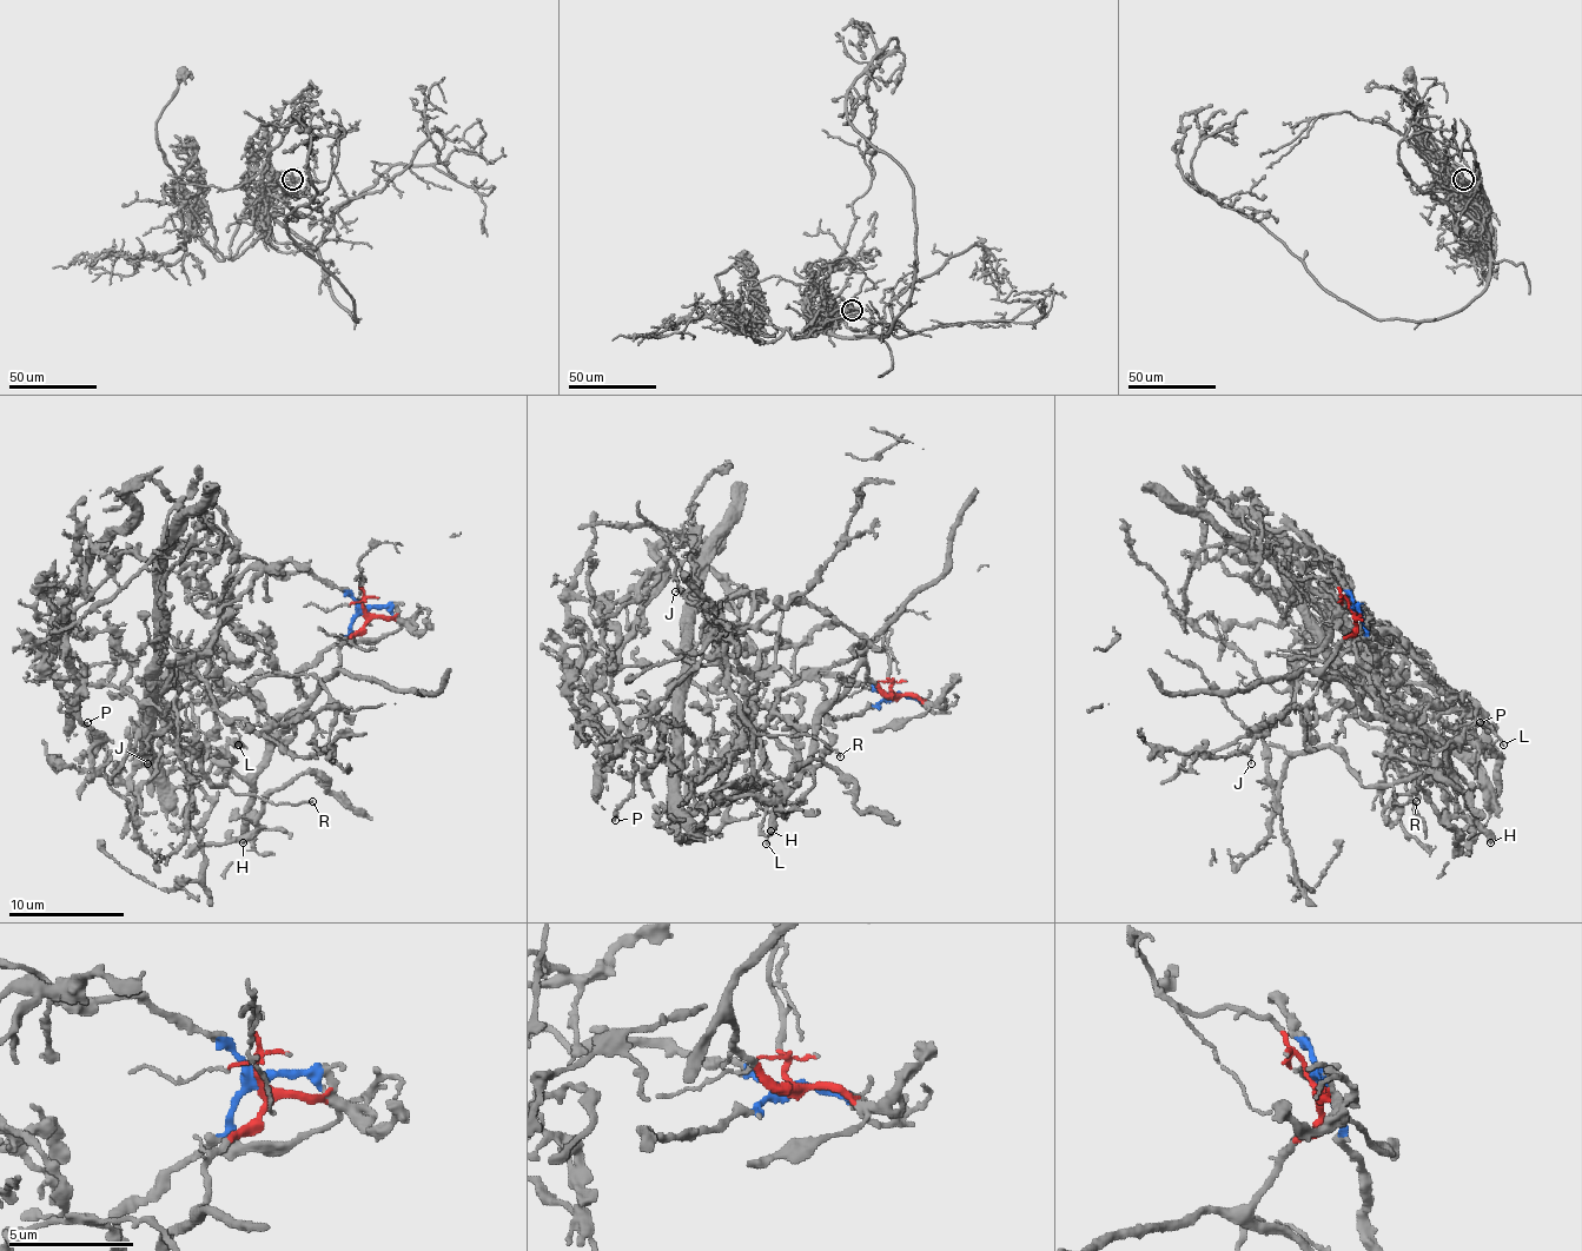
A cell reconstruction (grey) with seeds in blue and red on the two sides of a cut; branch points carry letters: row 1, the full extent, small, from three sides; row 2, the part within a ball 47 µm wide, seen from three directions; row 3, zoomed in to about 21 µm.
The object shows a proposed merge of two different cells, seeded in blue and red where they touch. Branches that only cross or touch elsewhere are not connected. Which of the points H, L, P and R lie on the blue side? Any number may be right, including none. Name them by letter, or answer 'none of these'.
P

